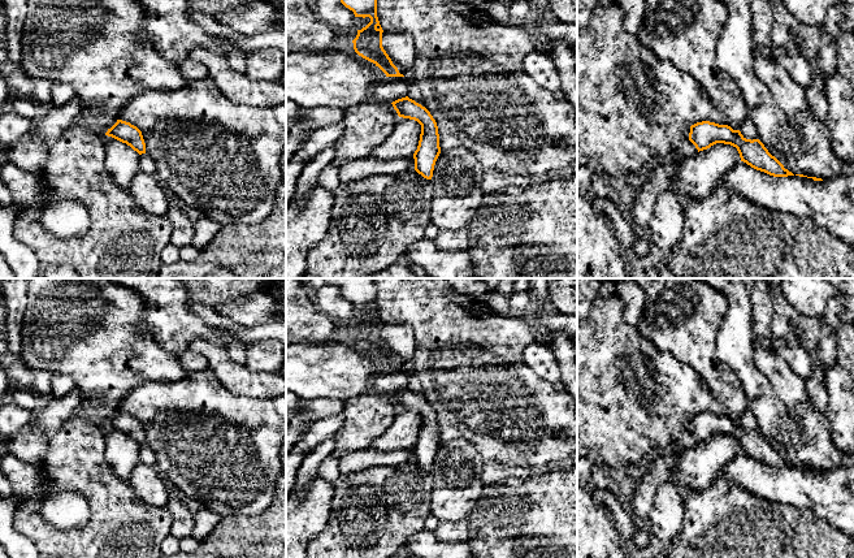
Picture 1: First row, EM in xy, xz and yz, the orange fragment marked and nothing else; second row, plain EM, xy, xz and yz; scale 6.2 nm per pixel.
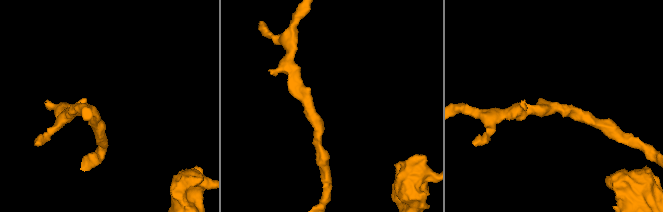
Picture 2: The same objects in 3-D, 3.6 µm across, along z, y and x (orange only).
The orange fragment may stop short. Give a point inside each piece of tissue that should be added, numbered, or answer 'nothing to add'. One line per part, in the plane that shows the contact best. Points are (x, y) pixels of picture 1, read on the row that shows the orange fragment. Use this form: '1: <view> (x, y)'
nothing to add

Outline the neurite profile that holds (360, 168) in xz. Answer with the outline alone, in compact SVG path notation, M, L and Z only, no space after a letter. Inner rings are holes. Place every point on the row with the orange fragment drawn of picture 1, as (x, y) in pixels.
M370 156L360 157L339 166L339 182L348 183L374 174L394 174L411 169L415 169L413 156L387 161Z

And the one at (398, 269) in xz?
M396 261L390 267L360 278L419 278L404 263Z

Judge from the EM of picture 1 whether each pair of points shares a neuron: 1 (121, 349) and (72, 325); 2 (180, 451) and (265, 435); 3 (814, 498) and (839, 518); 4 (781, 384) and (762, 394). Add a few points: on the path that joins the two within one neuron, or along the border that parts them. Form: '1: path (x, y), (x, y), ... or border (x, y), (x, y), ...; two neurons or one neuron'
1: path (109, 349), (105, 349), (83, 327); one neuron
2: path (200, 451), (245, 450); one neuron
3: path (820, 500), (832, 511); one neuron
4: border (754, 363), (776, 398), (788, 406), (798, 403); two neurons

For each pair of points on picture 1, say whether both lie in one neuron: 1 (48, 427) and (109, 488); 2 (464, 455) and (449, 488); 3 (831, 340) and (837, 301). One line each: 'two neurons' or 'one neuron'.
1: two neurons
2: one neuron
3: one neuron

